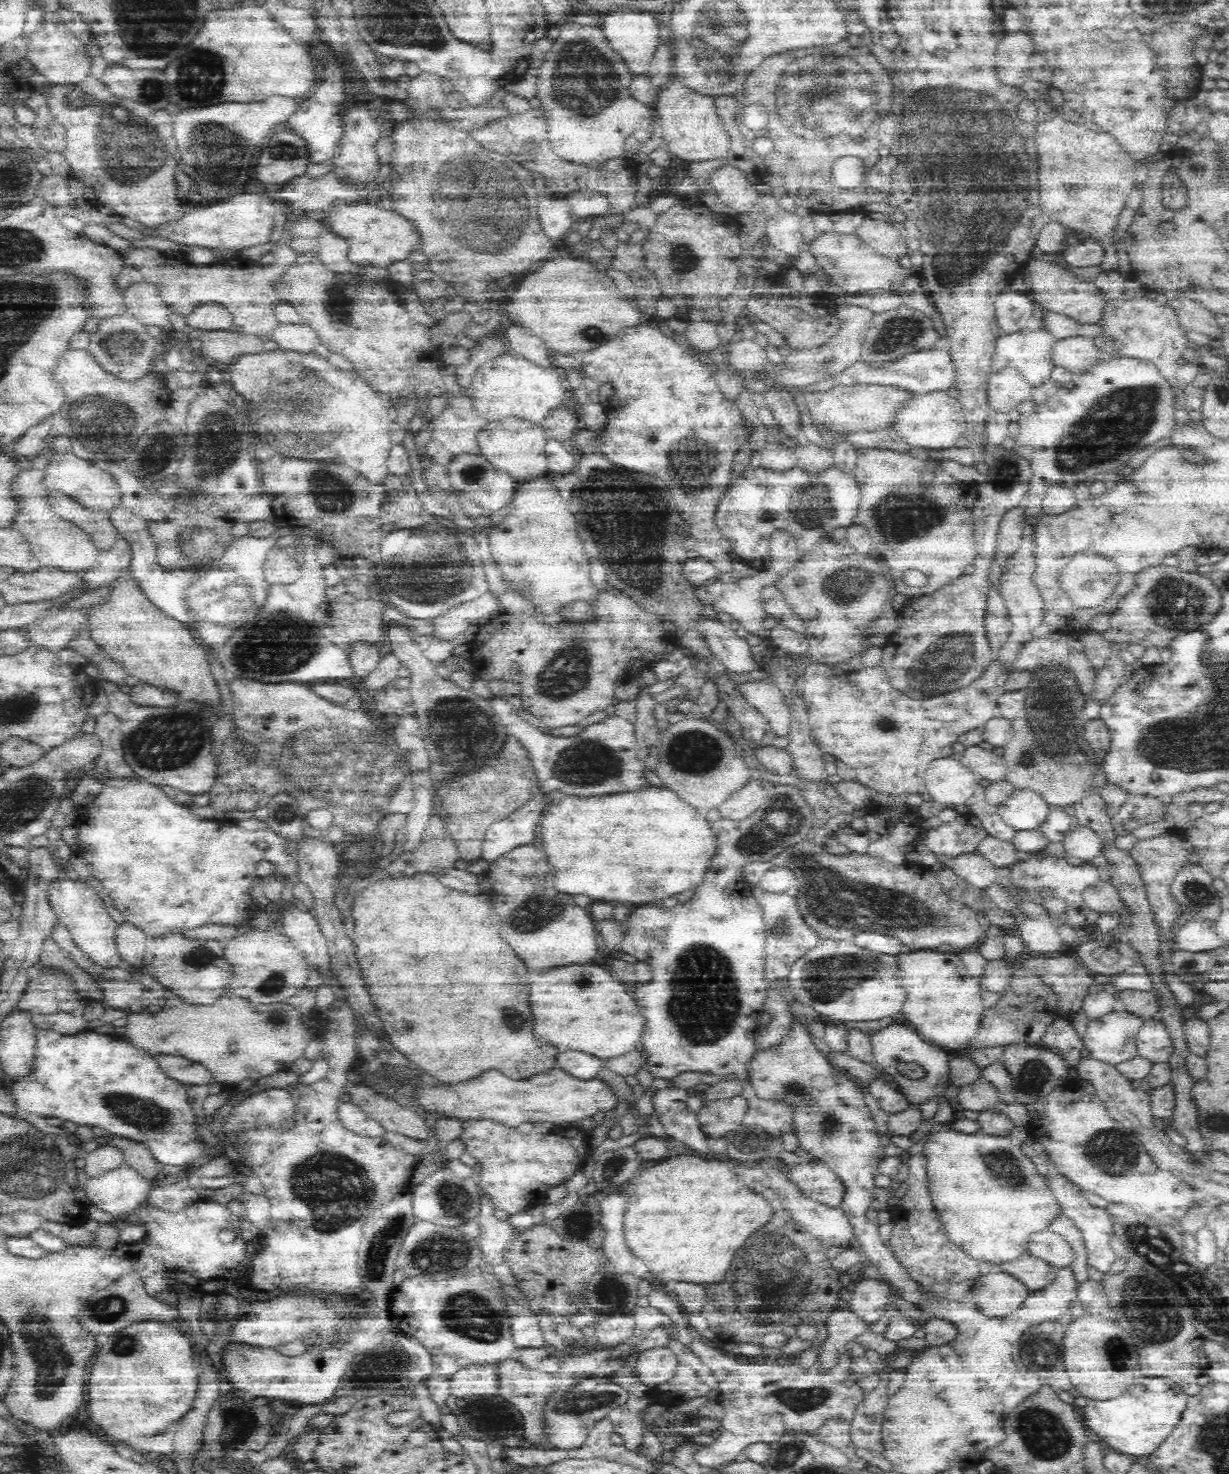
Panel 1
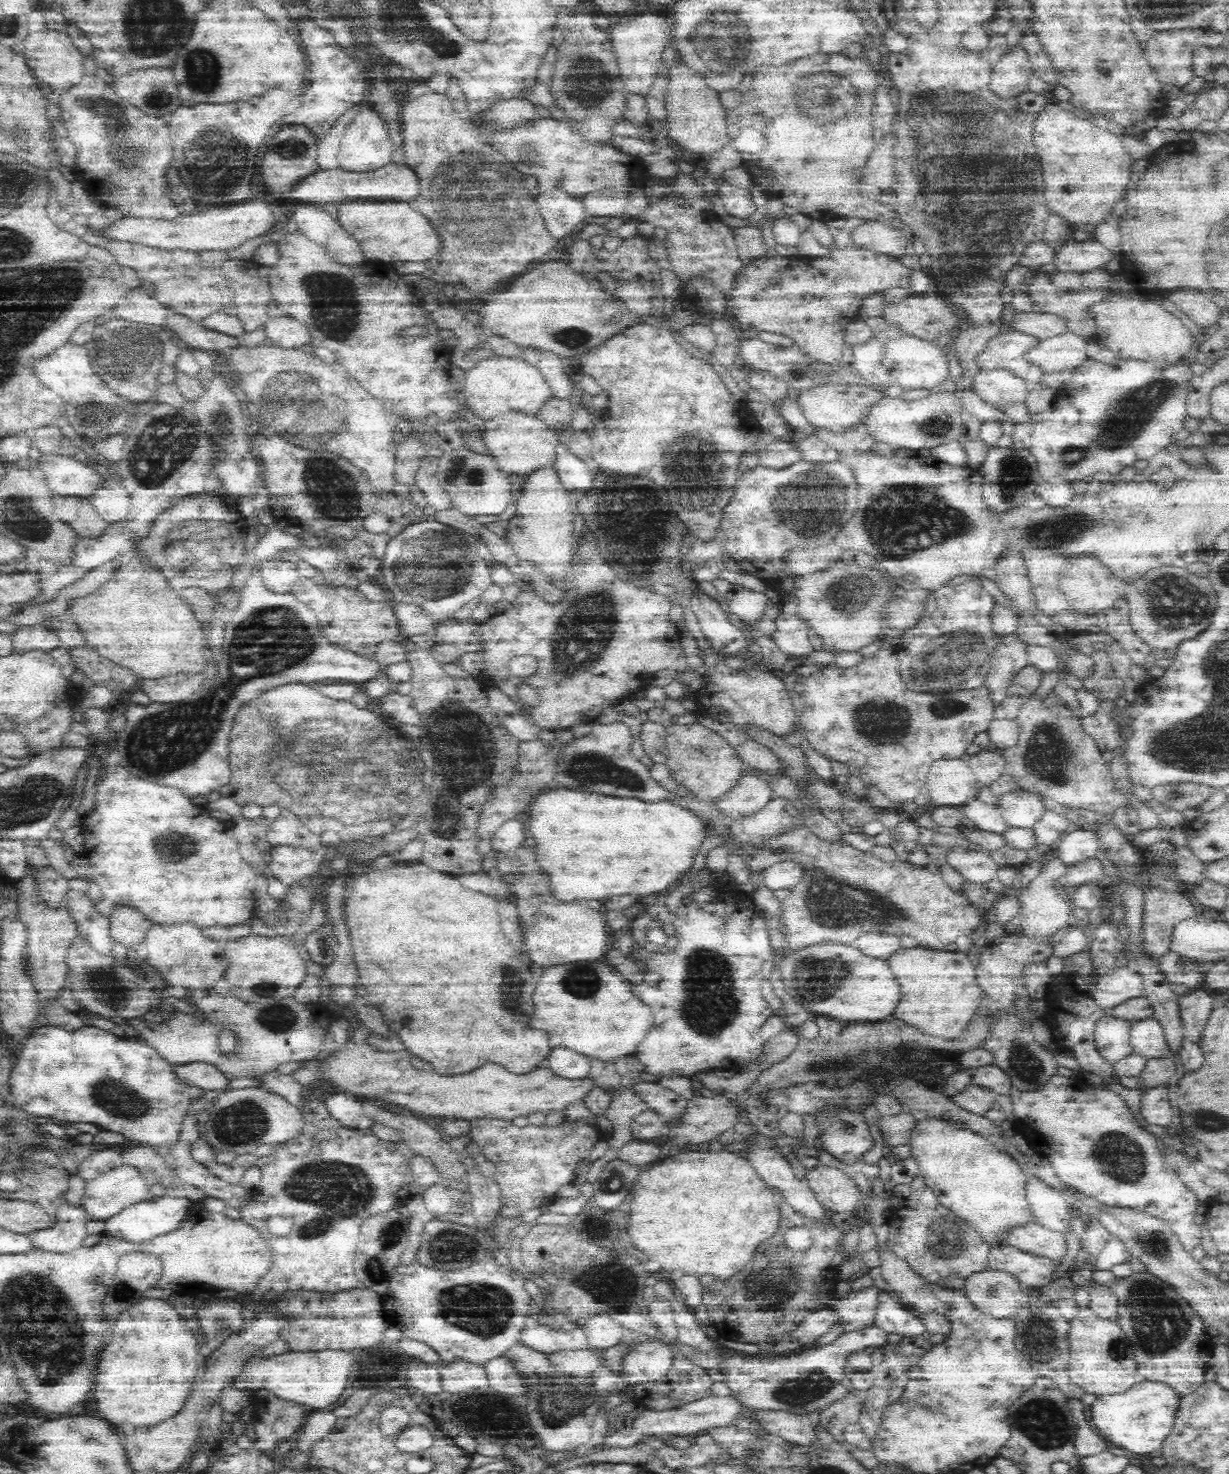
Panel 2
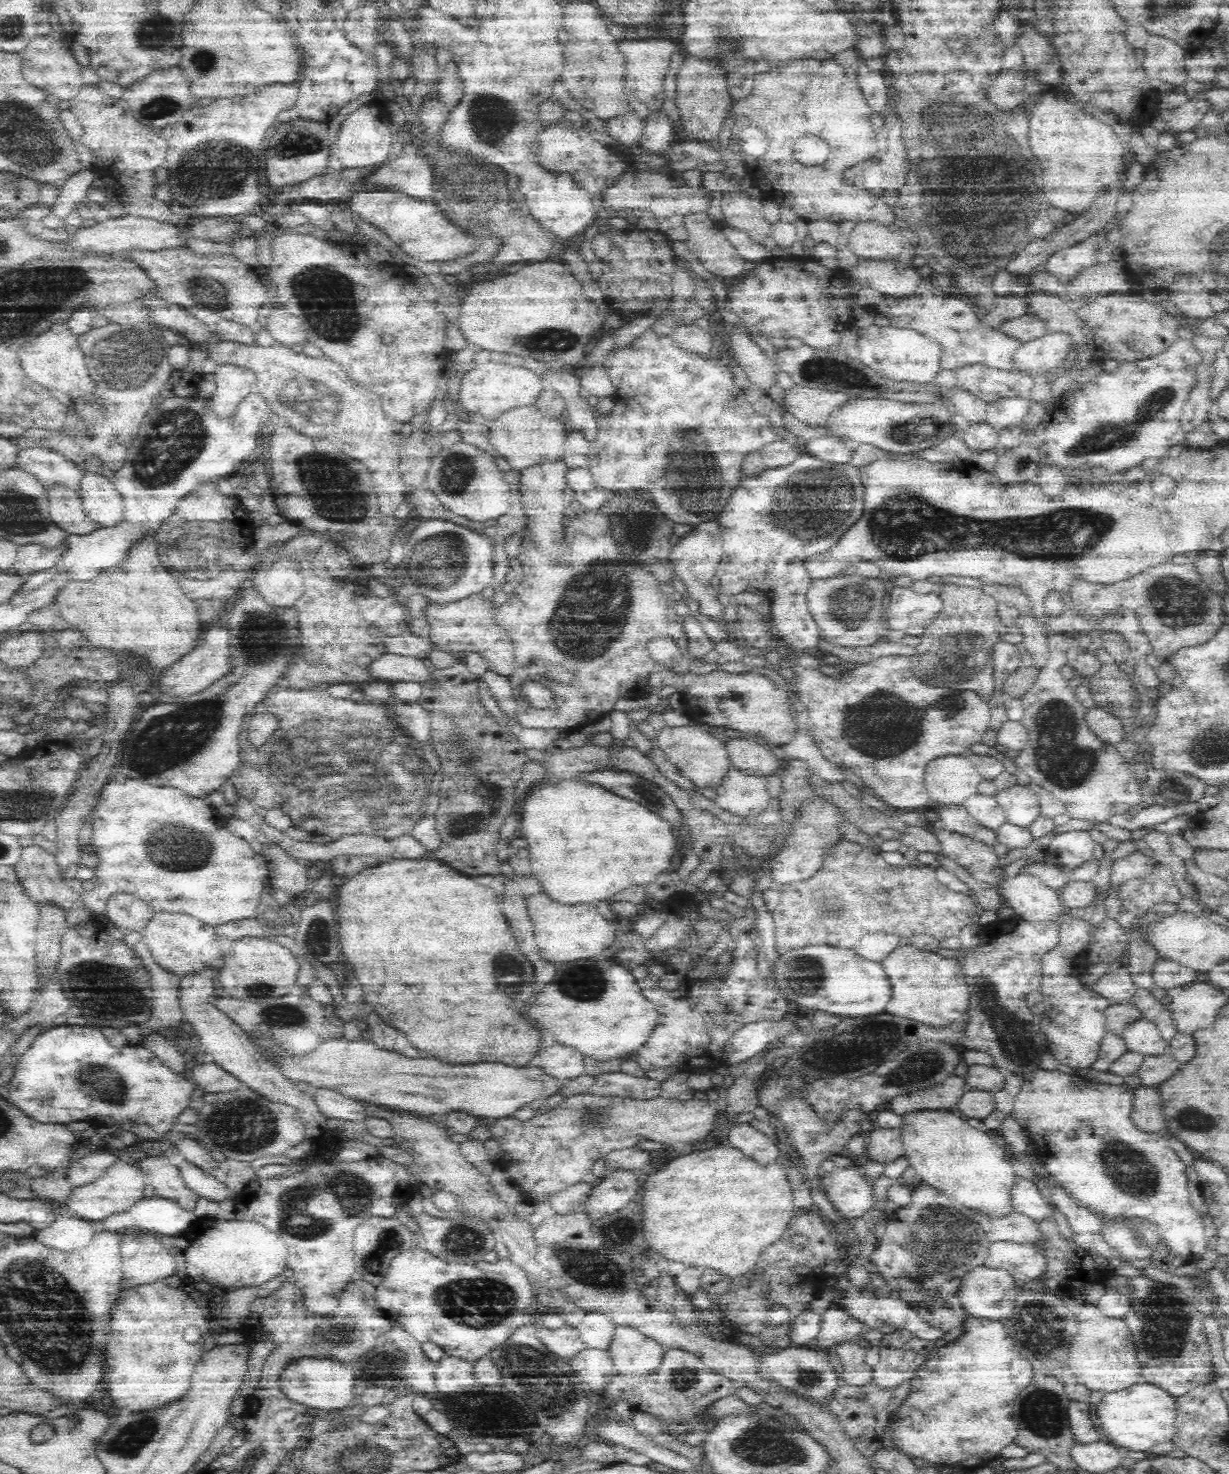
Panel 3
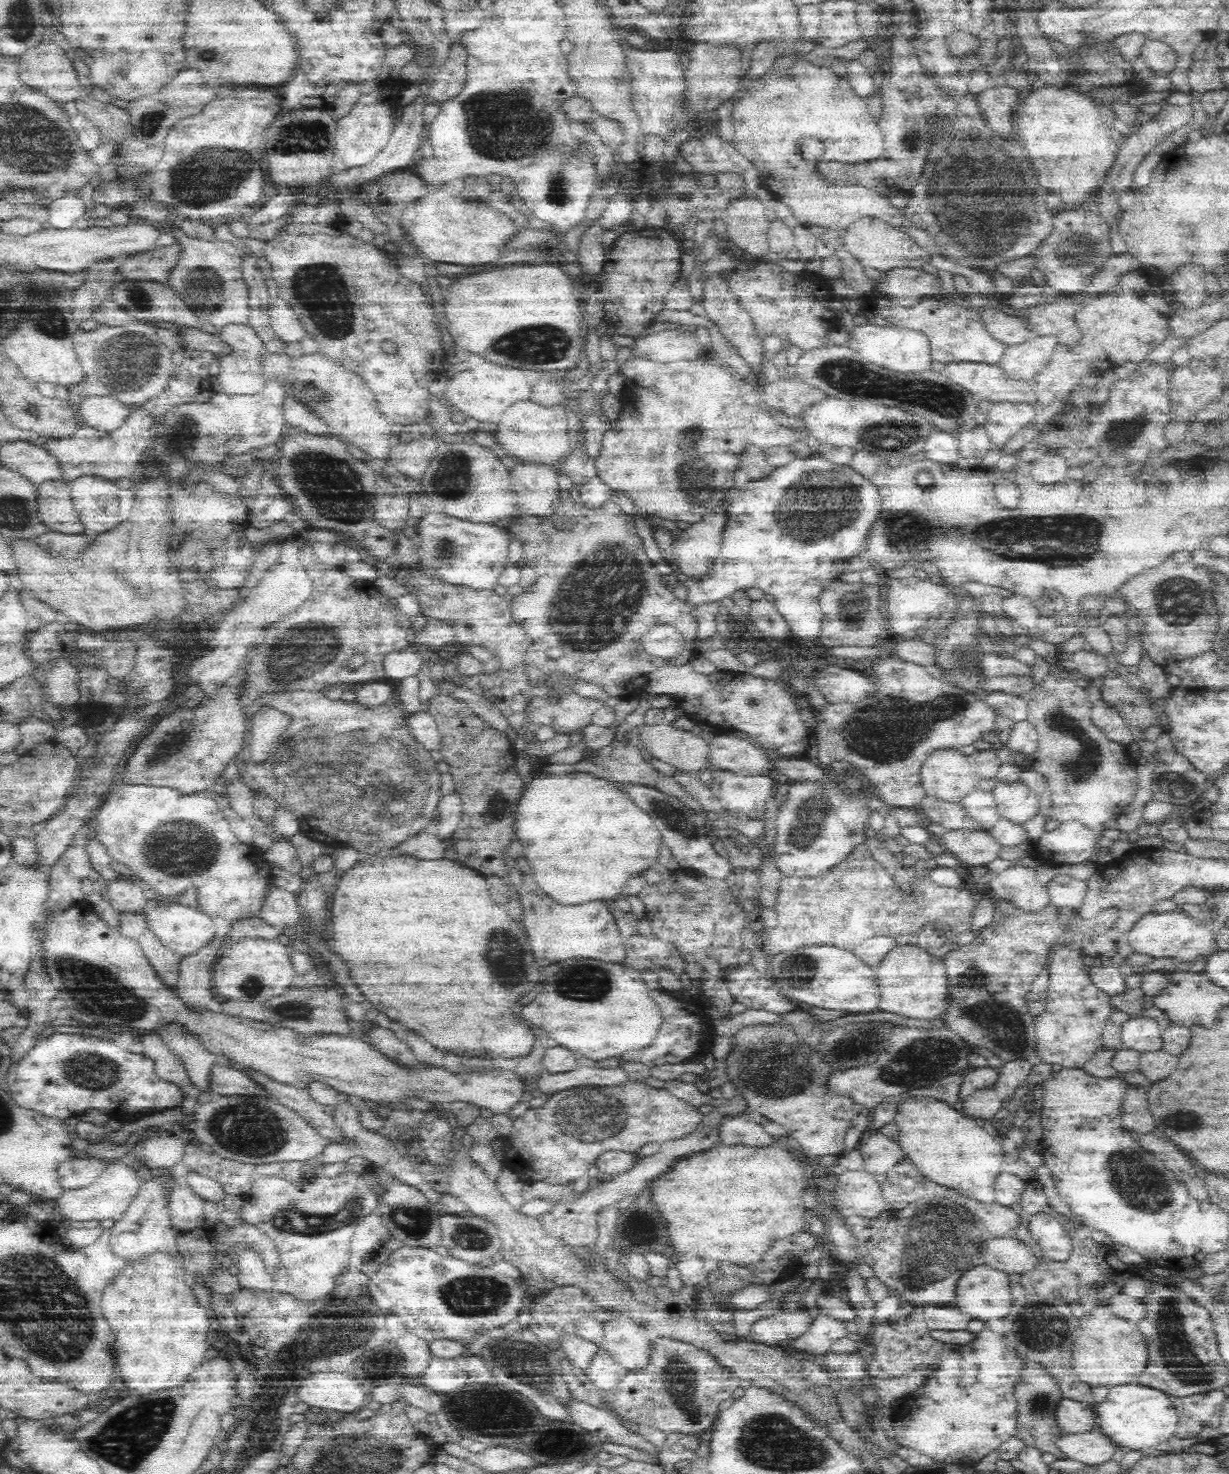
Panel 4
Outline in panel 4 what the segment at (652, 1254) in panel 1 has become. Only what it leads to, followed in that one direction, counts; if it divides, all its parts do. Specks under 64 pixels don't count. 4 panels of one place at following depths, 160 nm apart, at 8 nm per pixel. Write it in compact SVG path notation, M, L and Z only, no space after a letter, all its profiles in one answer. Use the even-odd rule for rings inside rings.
M720 1143L718 1146L714 1146L710 1150L705 1150L690 1156L690 1158L684 1158L680 1160L670 1172L666 1172L661 1175L658 1180L652 1182L650 1187L652 1188L652 1199L656 1202L656 1207L662 1212L662 1216L670 1222L670 1239L674 1244L674 1252L680 1254L680 1252L688 1252L688 1250L696 1250L696 1254L701 1259L706 1261L710 1266L713 1264L719 1264L728 1260L729 1263L736 1265L753 1265L754 1262L760 1262L766 1250L776 1242L776 1240L782 1240L790 1234L796 1234L800 1230L806 1230L804 1228L804 1192L806 1192L806 1186L808 1186L808 1180L806 1180L806 1174L808 1170L804 1170L804 1164L800 1160L796 1160L795 1153L788 1152L786 1148L778 1148L774 1144L770 1146L724 1146Z

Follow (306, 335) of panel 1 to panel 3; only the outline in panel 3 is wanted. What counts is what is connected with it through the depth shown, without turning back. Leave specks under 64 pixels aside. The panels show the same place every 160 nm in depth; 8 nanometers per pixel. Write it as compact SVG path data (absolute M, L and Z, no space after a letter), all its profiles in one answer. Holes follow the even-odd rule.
M281 306L267 308L263 318L267 321L270 336L278 340L280 345L286 344L286 347L292 347L294 344L303 344L306 340L306 331L301 321Z

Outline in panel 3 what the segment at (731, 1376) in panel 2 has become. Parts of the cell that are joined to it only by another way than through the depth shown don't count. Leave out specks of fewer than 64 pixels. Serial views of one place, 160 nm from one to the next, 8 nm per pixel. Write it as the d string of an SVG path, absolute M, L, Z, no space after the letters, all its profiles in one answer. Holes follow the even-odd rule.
M792 1346L778 1354L765 1355L760 1360L760 1371L766 1377L774 1377L774 1380L790 1391L819 1401L827 1400L838 1386L836 1381L839 1374L832 1363L835 1357L832 1354L824 1354L824 1352L830 1351L815 1347L808 1349L802 1346Z

